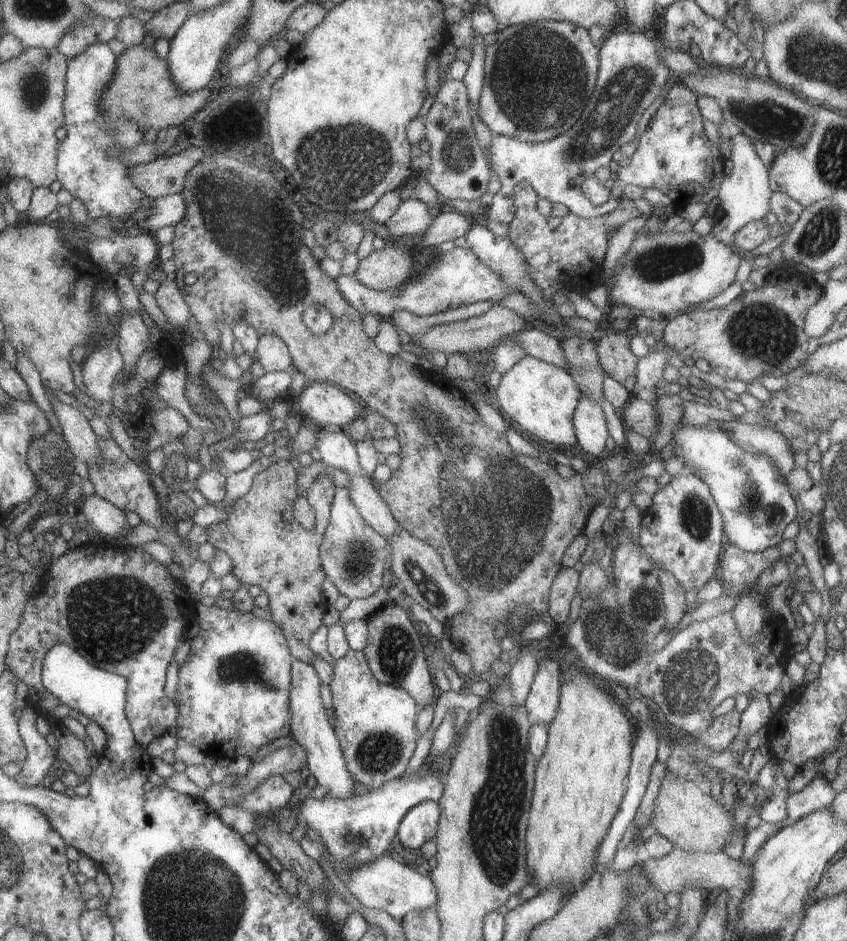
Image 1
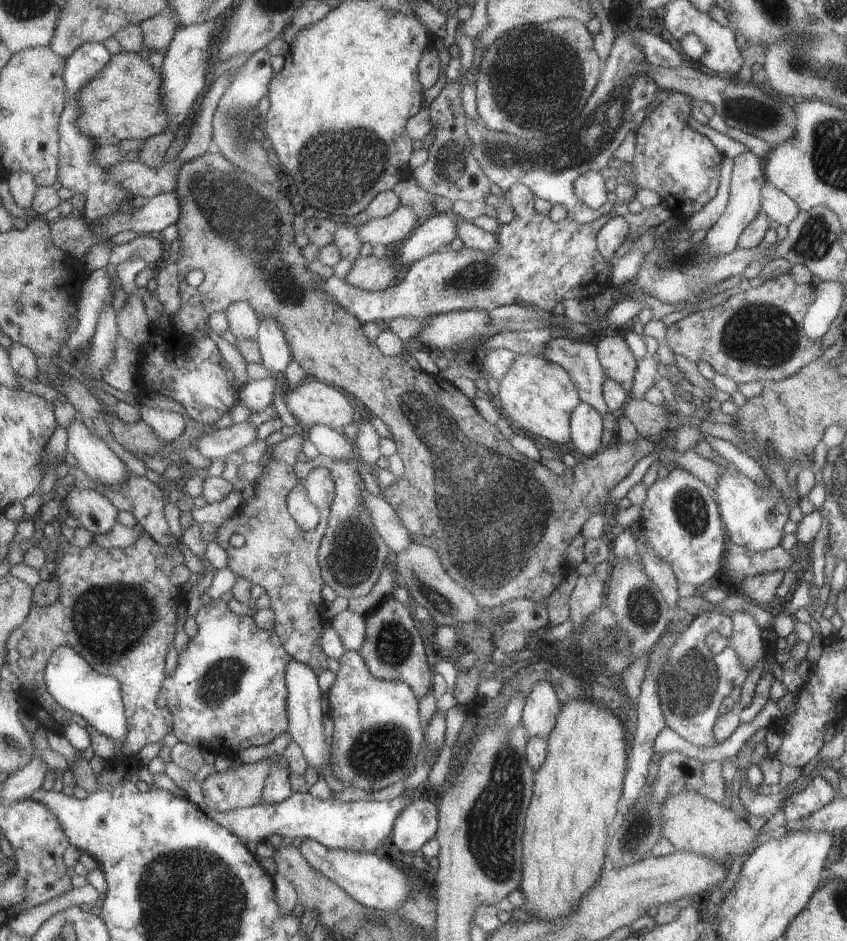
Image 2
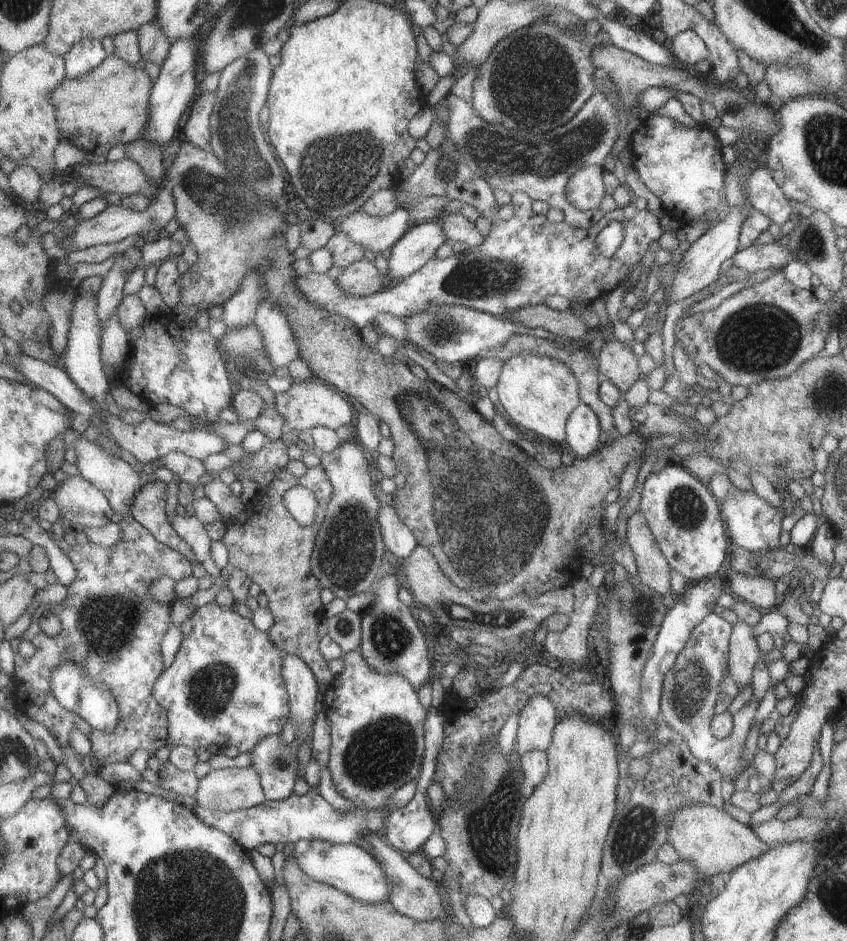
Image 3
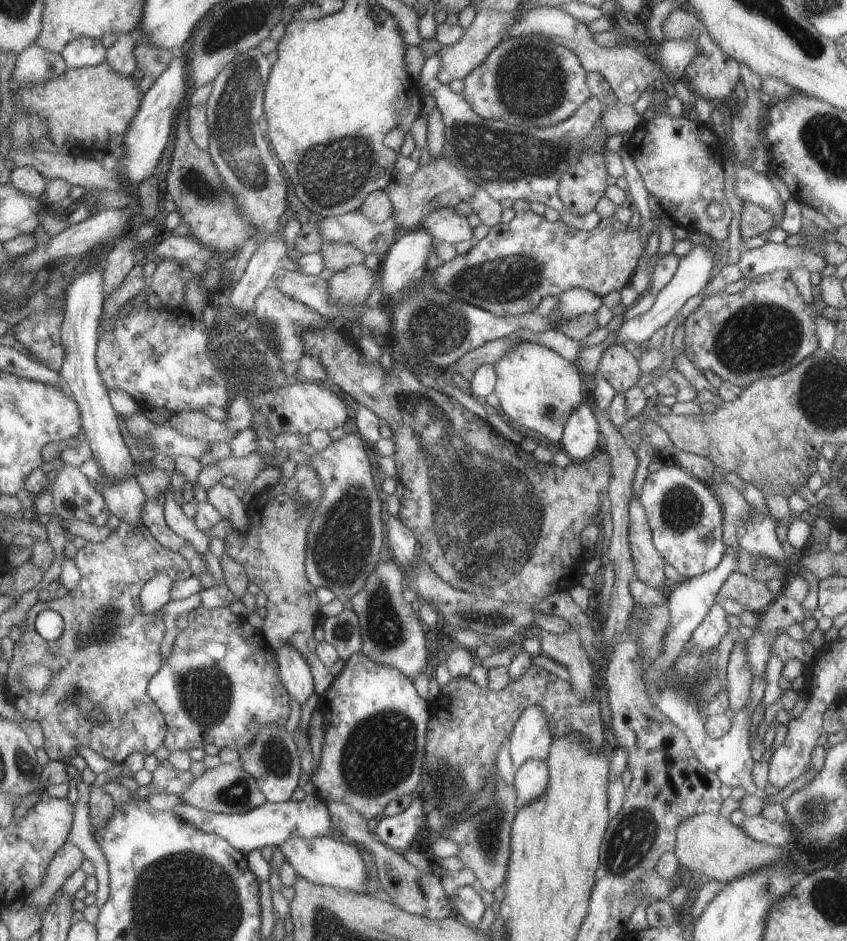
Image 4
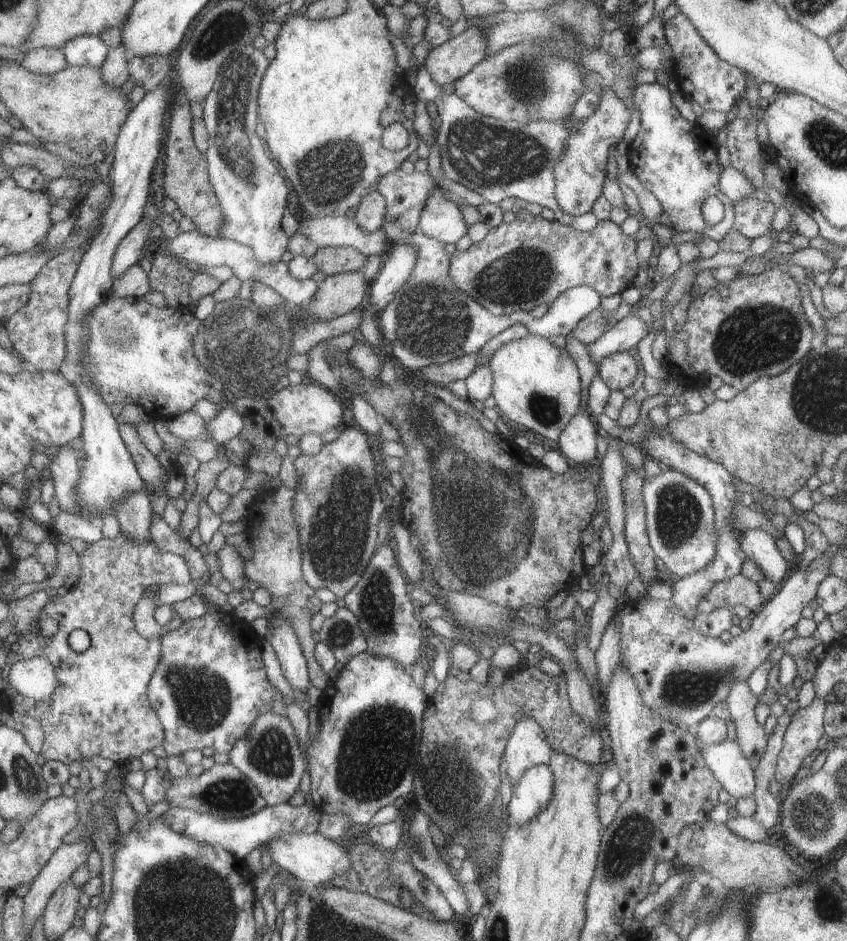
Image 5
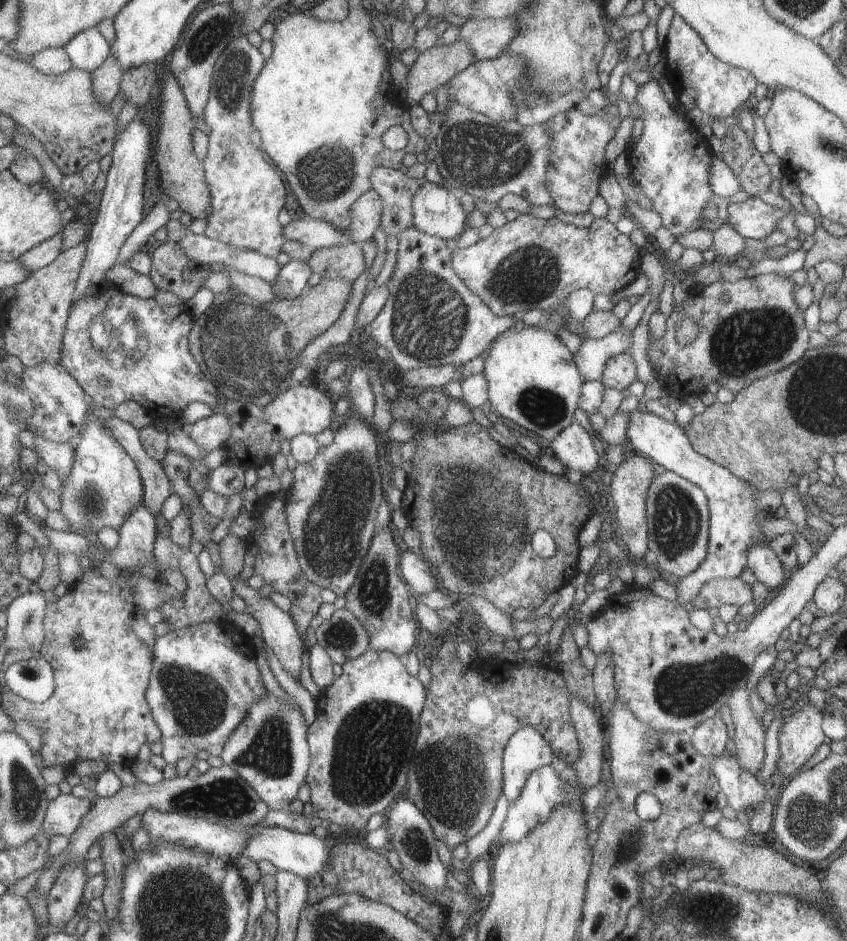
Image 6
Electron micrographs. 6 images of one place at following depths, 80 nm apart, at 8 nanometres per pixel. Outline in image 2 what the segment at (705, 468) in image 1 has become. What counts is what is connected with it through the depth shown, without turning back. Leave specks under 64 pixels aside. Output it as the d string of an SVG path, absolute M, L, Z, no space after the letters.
M715 465L721 472L715 481L714 500L717 502L728 542L753 552L778 546L784 534L783 525L789 520L789 508L773 486L773 482L769 480L767 488L763 488L741 472L729 474L723 466Z

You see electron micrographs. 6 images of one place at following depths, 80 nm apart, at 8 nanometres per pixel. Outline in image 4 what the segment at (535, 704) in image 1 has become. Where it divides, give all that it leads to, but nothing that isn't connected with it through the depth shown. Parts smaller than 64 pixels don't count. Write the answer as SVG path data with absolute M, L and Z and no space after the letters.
M527 707L512 726L508 738L508 751L513 770L527 759L545 761L552 742L548 724L539 707Z

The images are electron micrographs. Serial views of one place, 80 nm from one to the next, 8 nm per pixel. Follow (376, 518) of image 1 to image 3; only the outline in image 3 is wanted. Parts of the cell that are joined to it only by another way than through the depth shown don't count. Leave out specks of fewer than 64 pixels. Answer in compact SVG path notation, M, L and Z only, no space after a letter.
M381 503L376 517L386 549L399 561L407 558L418 544L413 533L399 520L394 507Z

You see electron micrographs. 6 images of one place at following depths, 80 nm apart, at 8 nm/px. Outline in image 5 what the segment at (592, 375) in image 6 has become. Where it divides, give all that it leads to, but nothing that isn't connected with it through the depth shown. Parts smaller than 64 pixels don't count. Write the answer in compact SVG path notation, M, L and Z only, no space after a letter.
M645 314L633 317L627 315L607 329L597 340L586 345L586 352L595 366L611 353L629 350L652 329L654 322Z

